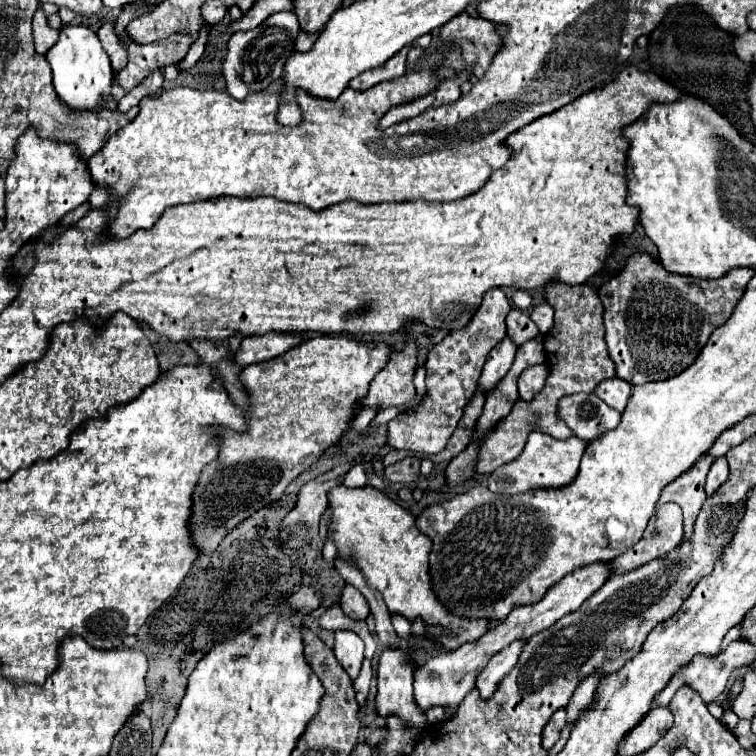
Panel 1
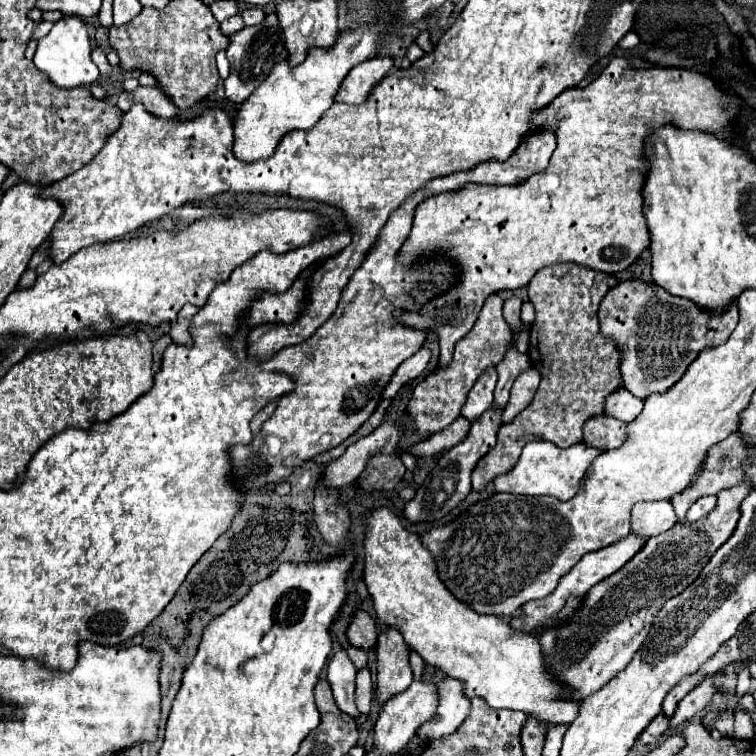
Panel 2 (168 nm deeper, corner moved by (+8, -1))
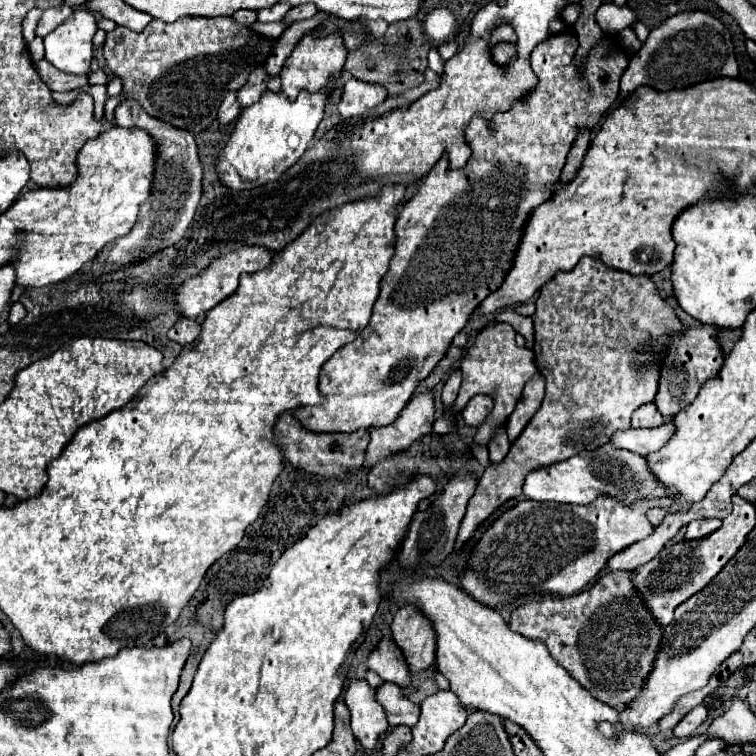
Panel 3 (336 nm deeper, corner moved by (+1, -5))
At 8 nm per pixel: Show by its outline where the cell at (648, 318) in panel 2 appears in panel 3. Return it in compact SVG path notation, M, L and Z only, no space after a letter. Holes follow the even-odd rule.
M702 324L698 328L686 328L686 332L682 336L674 336L672 352L668 354L668 358L662 364L660 388L658 388L658 396L656 396L656 406L666 420L670 420L676 412L682 412L682 408L688 408L688 404L692 404L696 400L702 384L720 372L720 368L724 364L724 356L718 346L716 334L718 334L716 326Z

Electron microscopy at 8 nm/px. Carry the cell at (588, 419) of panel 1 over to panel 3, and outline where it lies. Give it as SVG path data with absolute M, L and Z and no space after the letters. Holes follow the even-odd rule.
M670 422L658 428L646 428L646 430L628 428L624 432L616 432L612 436L612 444L616 444L618 448L626 448L634 454L648 456L650 452L656 452L658 448L662 448L666 444L666 438L670 438L672 434L674 434L674 424Z

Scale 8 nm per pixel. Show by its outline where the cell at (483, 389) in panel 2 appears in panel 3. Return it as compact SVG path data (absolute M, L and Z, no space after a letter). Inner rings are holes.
M474 396L466 408L462 410L462 418L468 426L478 426L486 420L486 416L490 414L492 410L492 400L490 396Z

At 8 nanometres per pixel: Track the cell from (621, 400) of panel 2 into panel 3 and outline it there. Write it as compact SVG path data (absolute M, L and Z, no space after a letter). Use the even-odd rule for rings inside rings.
M644 404L632 414L634 428L656 428L660 424L664 424L664 418L654 404Z

